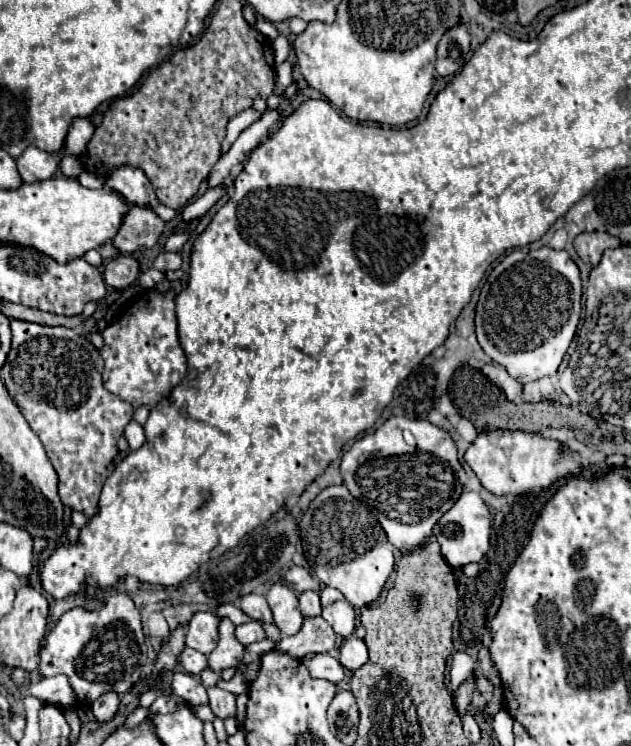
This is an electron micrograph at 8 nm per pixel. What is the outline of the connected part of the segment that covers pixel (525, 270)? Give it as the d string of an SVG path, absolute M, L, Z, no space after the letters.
M543 246L537 250L515 250L505 256L489 274L487 284L481 288L477 302L477 340L483 352L499 366L519 380L521 384L539 380L543 376L553 376L567 354L567 348L577 330L577 316L581 314L581 276L577 264L571 260L567 250L553 250Z

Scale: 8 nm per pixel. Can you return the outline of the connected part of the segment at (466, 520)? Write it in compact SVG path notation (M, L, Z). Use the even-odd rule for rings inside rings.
M465 490L463 496L453 504L453 508L441 516L439 524L433 528L437 542L441 544L443 558L453 568L463 568L465 564L479 562L489 550L489 534L491 534L491 514L477 492Z

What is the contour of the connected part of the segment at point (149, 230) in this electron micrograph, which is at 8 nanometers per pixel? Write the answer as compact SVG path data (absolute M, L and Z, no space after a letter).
M131 206L111 244L123 254L147 250L159 240L163 228L165 228L165 222L159 220L155 212L139 206Z

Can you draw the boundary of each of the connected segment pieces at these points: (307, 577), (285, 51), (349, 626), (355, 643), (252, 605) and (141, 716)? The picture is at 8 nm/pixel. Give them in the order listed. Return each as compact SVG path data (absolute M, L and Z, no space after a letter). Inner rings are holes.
M291 566L291 568L285 572L283 580L285 580L287 586L289 586L293 592L297 592L297 594L301 594L301 592L305 592L305 590L319 590L319 582L317 582L317 580L309 574L309 570L305 570L303 566Z
M279 36L279 38L273 42L273 56L275 56L275 64L285 62L287 56L289 56L289 52L291 52L291 46L289 46L287 38L285 38L285 36Z
M337 600L335 604L327 606L323 610L323 618L331 624L335 634L341 634L343 638L355 632L355 610L347 600Z
M351 636L343 642L341 650L339 650L339 662L343 664L343 668L347 670L357 670L361 666L365 666L369 662L369 650L365 646L363 640Z
M247 594L241 598L241 610L251 616L253 620L265 620L265 622L273 622L271 616L271 608L265 600L265 596L261 594Z
M135 708L127 718L125 718L125 722L121 724L123 728L135 728L135 726L139 726L143 720L145 720L145 716L147 716L147 708Z

